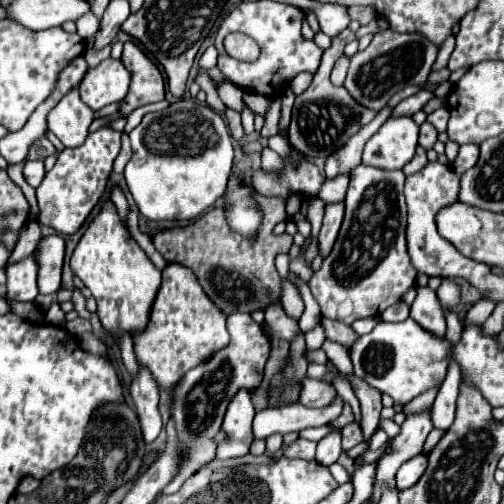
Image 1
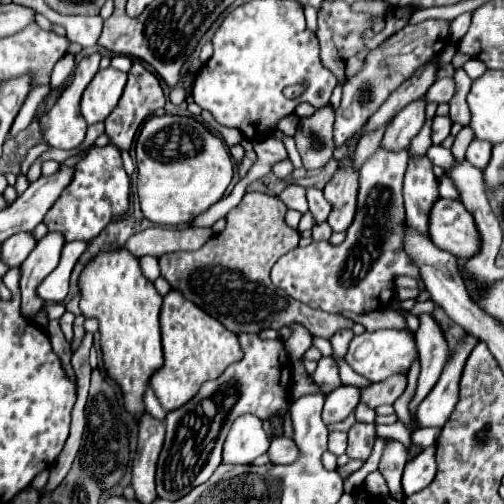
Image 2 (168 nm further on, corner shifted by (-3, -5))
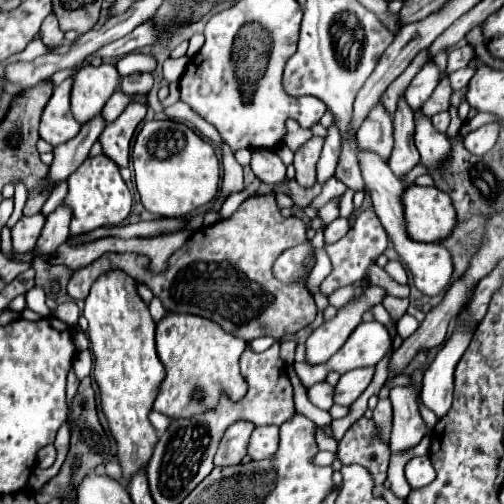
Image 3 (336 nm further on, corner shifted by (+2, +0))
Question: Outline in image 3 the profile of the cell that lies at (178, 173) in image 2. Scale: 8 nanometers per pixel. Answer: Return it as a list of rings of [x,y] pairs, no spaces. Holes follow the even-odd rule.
[[[175,120],[145,122],[135,146],[135,184],[145,210],[163,218],[181,218],[203,210],[219,192],[221,162],[215,146]]]

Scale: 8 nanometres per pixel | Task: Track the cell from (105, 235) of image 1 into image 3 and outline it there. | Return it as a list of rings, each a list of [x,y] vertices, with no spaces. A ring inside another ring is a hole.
[[[121,270],[101,274],[101,278],[93,282],[85,298],[83,316],[89,322],[89,342],[95,356],[93,378],[101,390],[101,408],[117,440],[123,476],[129,480],[141,466],[147,466],[153,446],[157,444],[157,432],[147,418],[153,408],[157,386],[165,378],[163,364],[155,352],[155,320],[149,314],[149,306],[137,294],[133,278],[121,274]]]

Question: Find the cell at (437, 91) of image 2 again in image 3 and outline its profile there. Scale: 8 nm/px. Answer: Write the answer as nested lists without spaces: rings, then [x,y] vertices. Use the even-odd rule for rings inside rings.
[[[461,68],[461,70],[457,70],[457,72],[447,74],[447,78],[449,78],[449,84],[451,84],[453,92],[457,92],[457,90],[465,88],[473,74],[475,74],[475,70],[473,70],[473,68]]]

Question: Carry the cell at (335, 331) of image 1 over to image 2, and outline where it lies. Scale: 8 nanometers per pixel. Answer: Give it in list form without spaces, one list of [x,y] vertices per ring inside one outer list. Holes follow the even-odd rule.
[[[246,193],[242,201],[230,209],[228,213],[228,225],[222,233],[210,237],[206,245],[198,251],[176,251],[162,255],[158,259],[160,263],[160,275],[170,283],[174,291],[180,291],[188,301],[198,305],[202,311],[206,311],[210,317],[218,319],[224,327],[228,327],[232,333],[260,333],[262,329],[282,329],[292,323],[298,323],[306,327],[312,335],[330,339],[338,329],[352,327],[354,323],[350,319],[344,319],[342,315],[330,315],[326,311],[318,311],[312,307],[306,307],[298,303],[296,299],[290,299],[282,289],[276,289],[270,281],[270,269],[276,263],[276,257],[282,257],[284,253],[298,247],[298,231],[290,229],[284,221],[286,205],[268,193]]]

